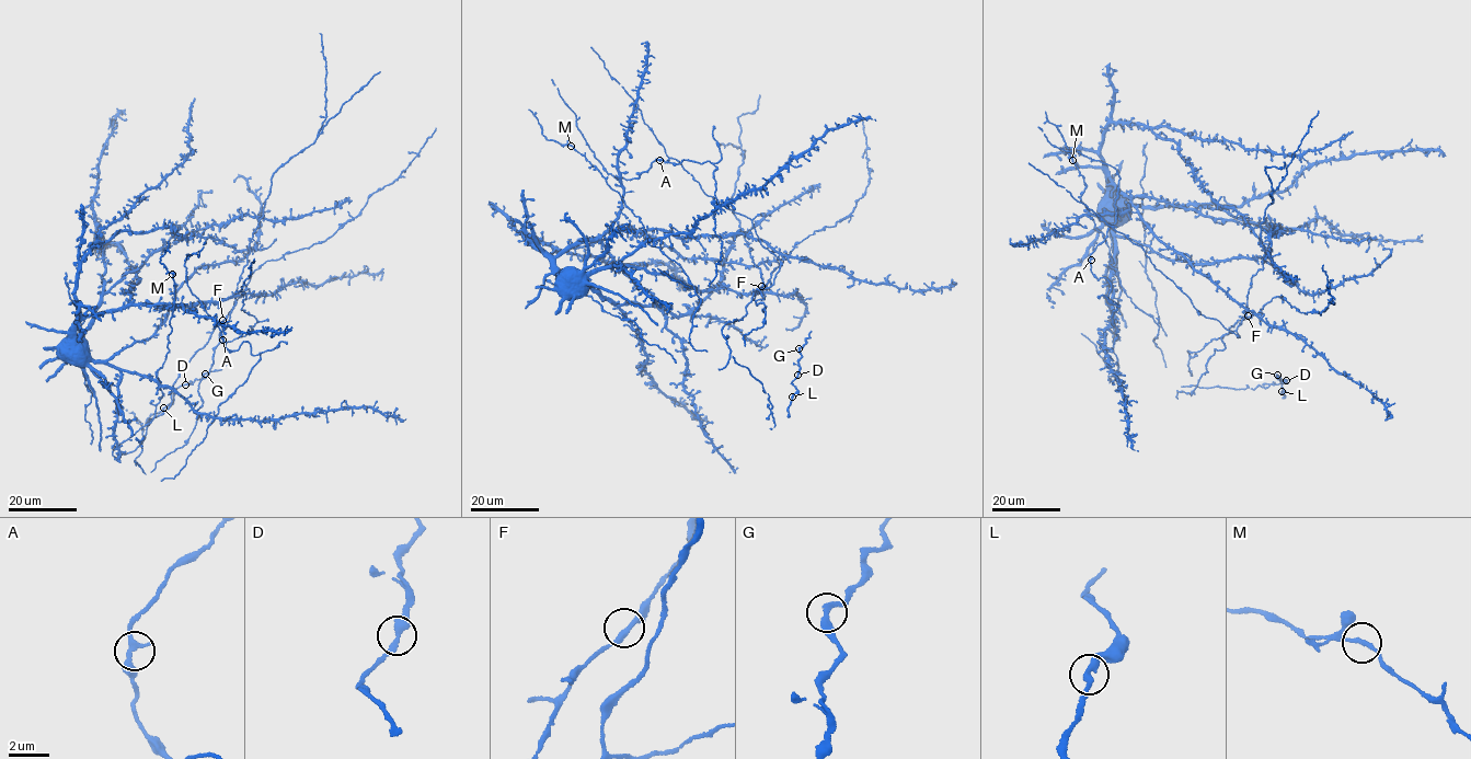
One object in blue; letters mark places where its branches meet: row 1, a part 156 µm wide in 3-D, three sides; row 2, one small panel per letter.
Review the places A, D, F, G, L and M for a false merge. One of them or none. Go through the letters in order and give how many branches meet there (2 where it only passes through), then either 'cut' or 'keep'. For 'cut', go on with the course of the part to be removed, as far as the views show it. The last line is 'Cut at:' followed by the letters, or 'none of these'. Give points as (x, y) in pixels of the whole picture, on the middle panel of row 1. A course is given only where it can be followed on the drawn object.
A: 2 | keep
D: 2 | keep
F: 2 | keep
G: 2 | keep
L: 2 | keep
M: 2 | keep
Cut at: none of these

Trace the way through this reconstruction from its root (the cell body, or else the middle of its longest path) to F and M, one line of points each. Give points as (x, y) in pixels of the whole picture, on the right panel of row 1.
F: (1122, 200), (1156, 209), (1204, 206), (1279, 229), (1261, 241), (1263, 268), (1252, 276), (1239, 323), (1248, 315)
M: (1122, 200), (1127, 204), (1113, 229), (1113, 276), (1110, 248), (1081, 200), (1085, 183), (1072, 160)

